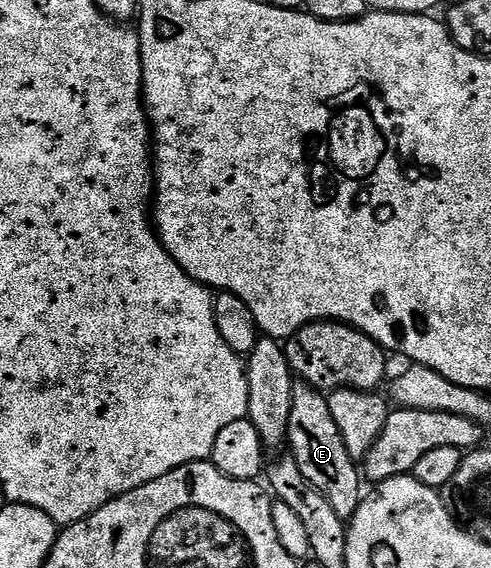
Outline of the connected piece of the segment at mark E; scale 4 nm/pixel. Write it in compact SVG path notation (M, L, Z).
M296 384L293 391L287 445L301 475L305 475L305 479L309 479L309 483L313 483L313 487L317 487L317 491L321 491L321 495L329 499L333 511L337 511L337 515L344 519L354 516L361 500L360 466L349 455L349 451L345 451L345 439L341 439L341 431L337 431L337 423L333 423L327 397L309 384Z

